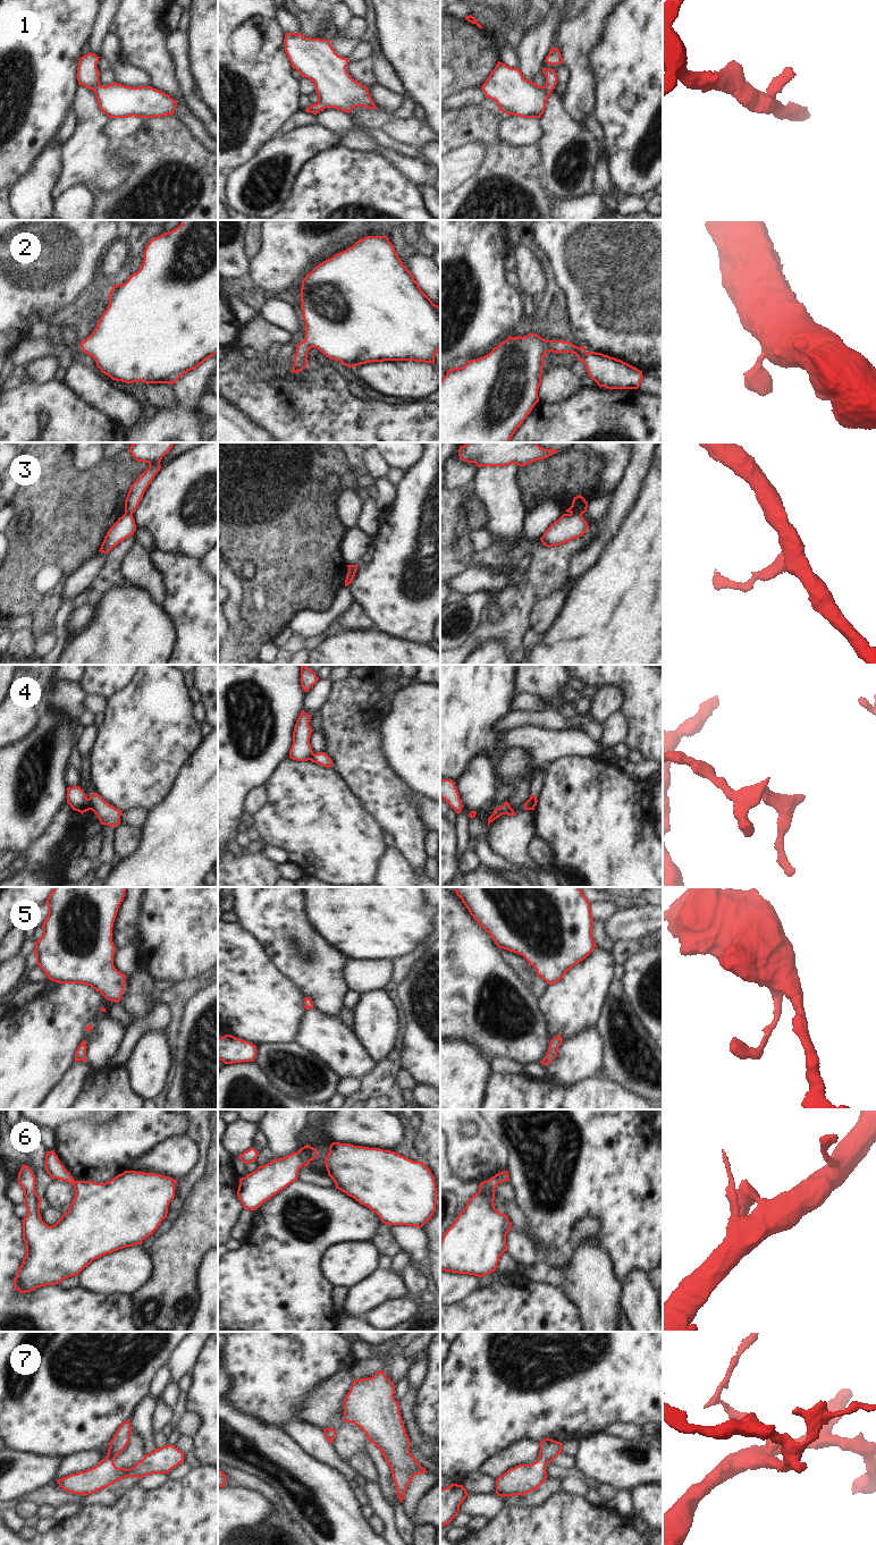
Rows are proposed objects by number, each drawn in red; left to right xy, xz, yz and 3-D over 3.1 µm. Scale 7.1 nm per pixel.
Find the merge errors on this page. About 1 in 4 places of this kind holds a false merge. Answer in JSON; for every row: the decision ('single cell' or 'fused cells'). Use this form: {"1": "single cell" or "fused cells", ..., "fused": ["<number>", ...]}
{"1": "single cell", "2": "single cell", "3": "fused cells", "4": "fused cells", "5": "single cell", "6": "fused cells", "7": "single cell", "fused": ["3", "4", "6"]}

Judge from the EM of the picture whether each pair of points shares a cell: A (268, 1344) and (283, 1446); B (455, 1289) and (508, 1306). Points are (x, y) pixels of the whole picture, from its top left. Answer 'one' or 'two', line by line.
A: two
B: two

